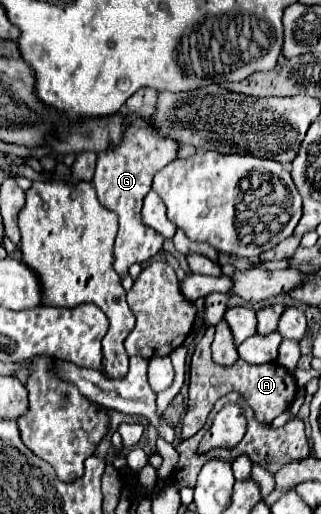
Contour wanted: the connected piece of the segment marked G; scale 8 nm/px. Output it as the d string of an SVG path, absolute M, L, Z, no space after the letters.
M147 87L139 89L125 103L127 115L131 113L131 125L127 127L123 143L117 149L97 155L97 167L93 175L97 197L107 209L119 215L119 233L115 239L115 271L119 273L119 277L127 275L133 263L143 263L155 257L163 245L163 237L141 221L141 201L151 189L153 175L175 159L179 145L171 139L157 137L149 129L149 117L155 111L155 97L157 97L155 89L147 89Z

